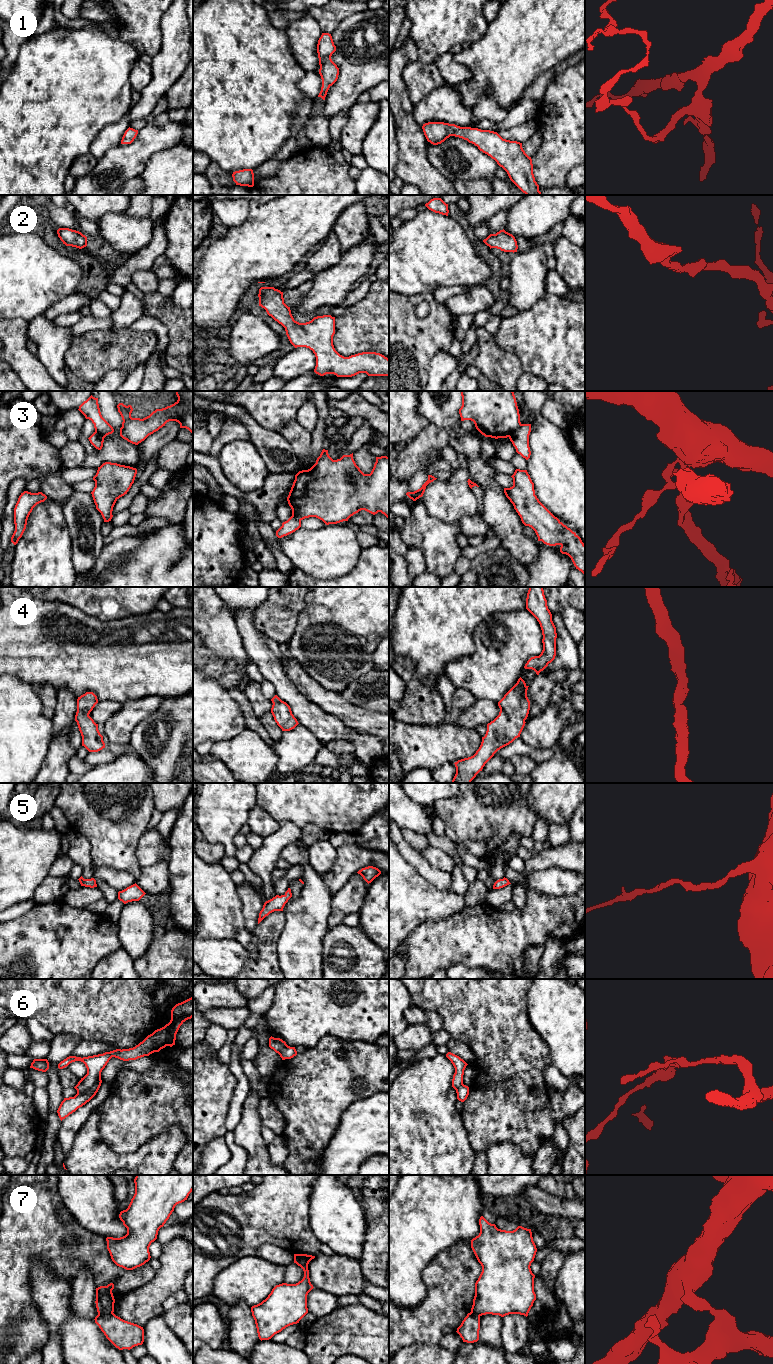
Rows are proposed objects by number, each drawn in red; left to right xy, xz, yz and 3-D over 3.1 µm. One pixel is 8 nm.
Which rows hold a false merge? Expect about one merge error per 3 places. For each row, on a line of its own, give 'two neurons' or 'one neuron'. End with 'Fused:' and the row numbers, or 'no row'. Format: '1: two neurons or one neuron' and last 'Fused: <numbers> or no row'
1: one neuron
2: one neuron
3: two neurons
4: one neuron
5: one neuron
6: two neurons
7: two neurons
Fused: 3, 6, 7

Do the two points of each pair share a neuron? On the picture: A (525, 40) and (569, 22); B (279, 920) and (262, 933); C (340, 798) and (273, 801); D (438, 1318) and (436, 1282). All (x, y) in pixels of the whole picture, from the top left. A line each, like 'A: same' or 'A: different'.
A: same
B: same
C: same
D: same

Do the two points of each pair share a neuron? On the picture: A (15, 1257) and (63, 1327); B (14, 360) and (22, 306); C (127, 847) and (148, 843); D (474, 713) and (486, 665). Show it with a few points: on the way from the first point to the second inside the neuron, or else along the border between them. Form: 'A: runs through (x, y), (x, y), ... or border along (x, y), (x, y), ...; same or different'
A: border along (41, 1262), (37, 1262), (30, 1271), (32, 1302); different
B: border along (10, 318), (22, 318), (28, 322); different
C: border along (146, 831), (136, 849), (136, 858), (141, 867); different
D: border along (478, 699), (490, 699), (497, 703); different

